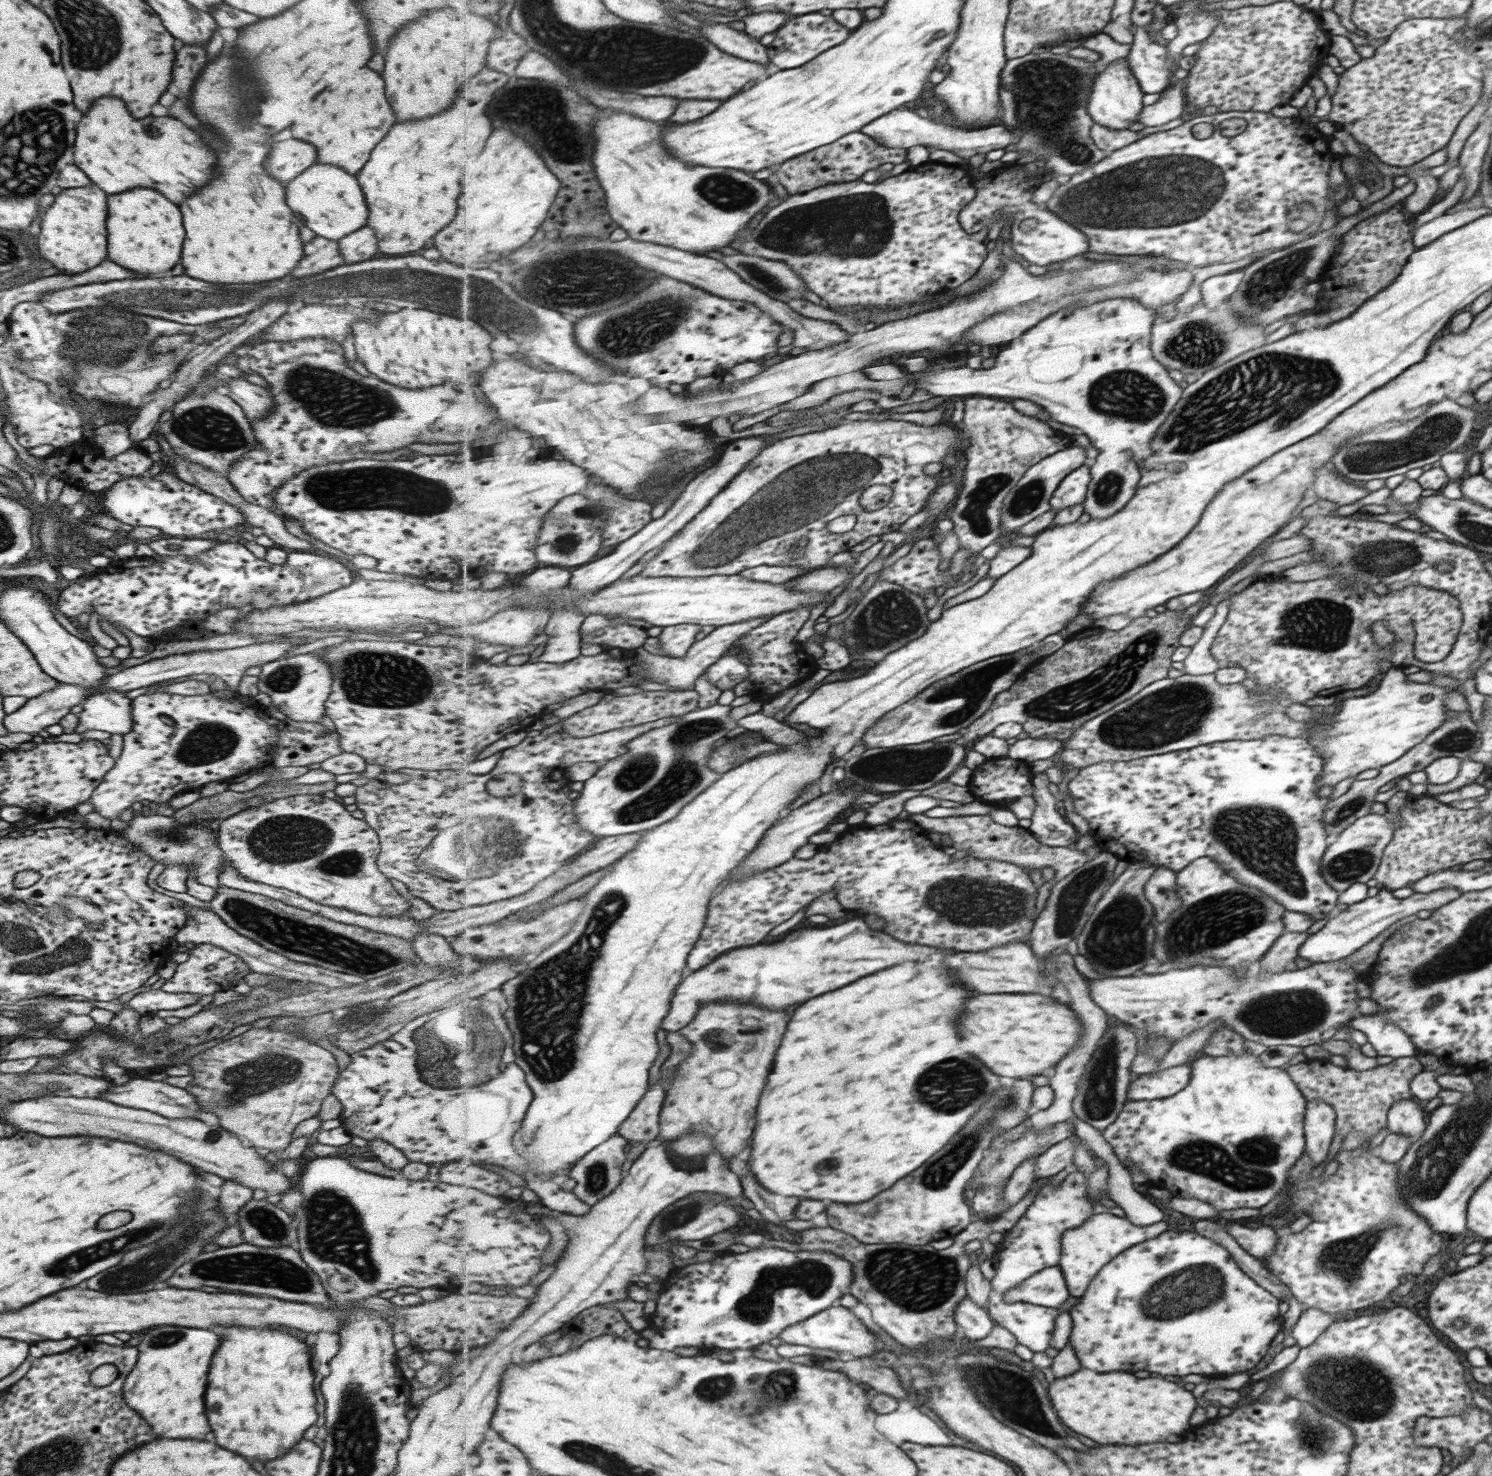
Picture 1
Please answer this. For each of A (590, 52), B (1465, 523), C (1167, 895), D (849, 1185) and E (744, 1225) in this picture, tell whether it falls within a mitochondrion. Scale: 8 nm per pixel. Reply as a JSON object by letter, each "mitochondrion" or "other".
{"A":"mitochondrion","B":"mitochondrion","C":"mitochondrion","D":"other","E":"other"}

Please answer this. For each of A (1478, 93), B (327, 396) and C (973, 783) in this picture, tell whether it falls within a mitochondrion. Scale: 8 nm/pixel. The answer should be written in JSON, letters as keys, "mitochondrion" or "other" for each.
{"A":"other","B":"mitochondrion","C":"other"}

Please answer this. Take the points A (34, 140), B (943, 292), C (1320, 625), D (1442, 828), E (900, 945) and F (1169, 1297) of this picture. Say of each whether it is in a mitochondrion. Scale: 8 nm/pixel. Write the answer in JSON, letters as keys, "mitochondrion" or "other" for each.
{"A":"mitochondrion","B":"other","C":"mitochondrion","D":"other","E":"other","F":"mitochondrion"}

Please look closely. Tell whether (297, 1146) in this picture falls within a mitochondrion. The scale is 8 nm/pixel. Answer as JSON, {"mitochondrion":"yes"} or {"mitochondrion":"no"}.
{"mitochondrion":"no"}

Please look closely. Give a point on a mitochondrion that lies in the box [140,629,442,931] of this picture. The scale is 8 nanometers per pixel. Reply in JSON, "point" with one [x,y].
{"point":[279,841]}

